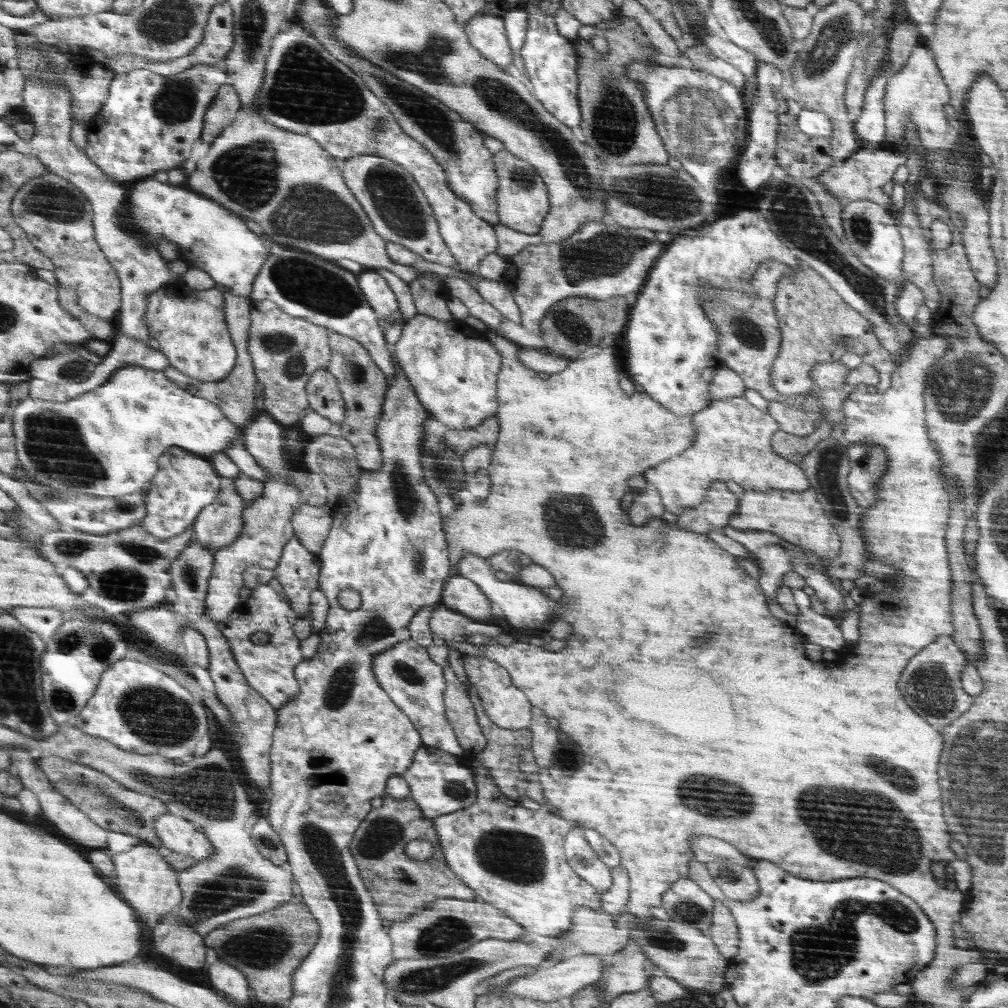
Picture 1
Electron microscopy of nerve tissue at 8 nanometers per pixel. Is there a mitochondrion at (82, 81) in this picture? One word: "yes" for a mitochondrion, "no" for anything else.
no

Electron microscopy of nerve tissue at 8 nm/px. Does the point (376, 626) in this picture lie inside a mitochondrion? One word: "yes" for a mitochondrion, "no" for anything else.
yes

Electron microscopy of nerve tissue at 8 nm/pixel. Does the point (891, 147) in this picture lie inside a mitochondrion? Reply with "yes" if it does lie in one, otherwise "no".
no

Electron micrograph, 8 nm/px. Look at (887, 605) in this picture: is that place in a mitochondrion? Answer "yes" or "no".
no

